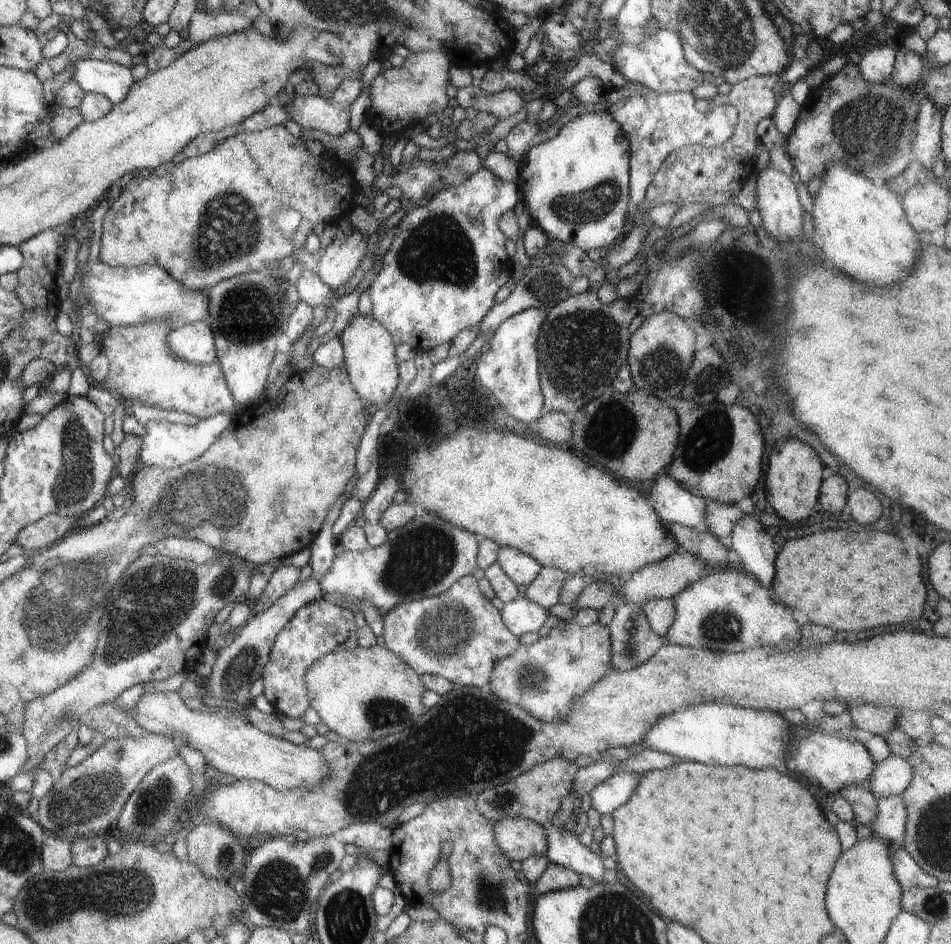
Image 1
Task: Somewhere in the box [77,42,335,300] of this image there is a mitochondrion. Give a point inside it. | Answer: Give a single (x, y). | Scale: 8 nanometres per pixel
(226, 220)

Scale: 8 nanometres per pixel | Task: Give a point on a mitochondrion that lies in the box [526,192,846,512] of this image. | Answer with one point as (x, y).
(577, 329)

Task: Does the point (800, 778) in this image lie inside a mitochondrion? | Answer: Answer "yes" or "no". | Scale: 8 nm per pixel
no

